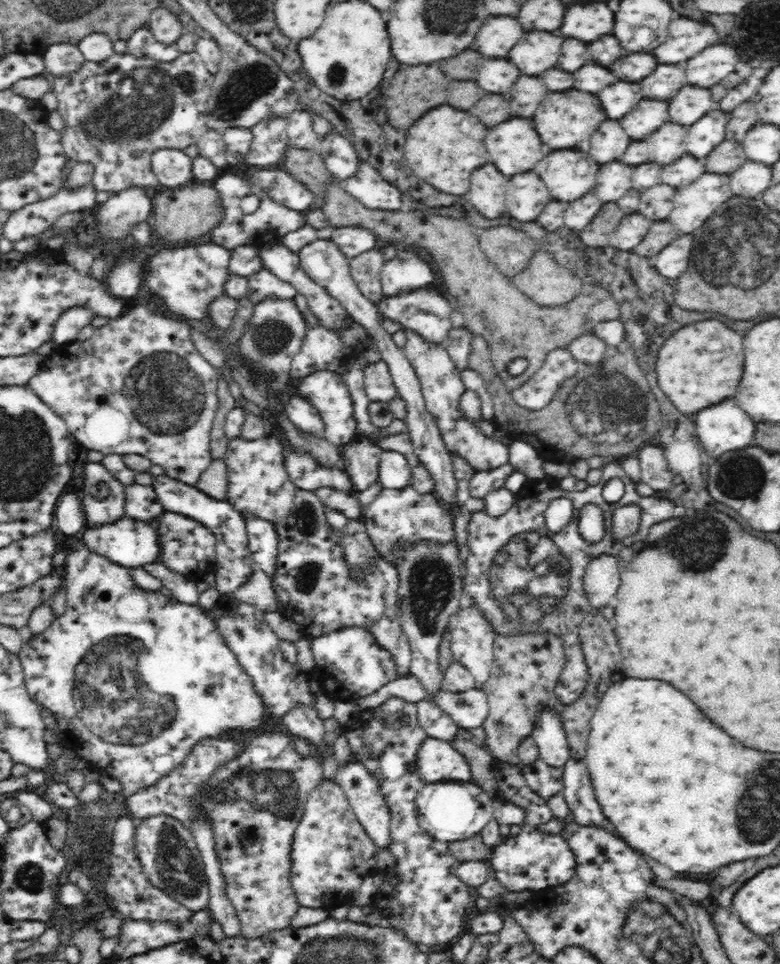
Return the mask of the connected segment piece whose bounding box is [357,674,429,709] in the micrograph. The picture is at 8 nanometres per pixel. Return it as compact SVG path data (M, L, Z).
M408 674L406 677L389 682L385 687L378 689L378 692L374 692L372 696L357 702L357 705L360 709L374 709L390 698L400 698L406 702L417 703L429 697L420 681L414 675Z

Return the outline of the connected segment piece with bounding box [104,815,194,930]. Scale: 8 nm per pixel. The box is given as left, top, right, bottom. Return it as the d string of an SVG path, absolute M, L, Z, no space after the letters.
M130 815L119 817L112 827L112 844L108 850L108 882L105 883L107 894L115 900L115 913L124 920L158 922L159 924L172 924L184 928L192 922L194 912L179 904L166 892L155 887L149 880L140 861L134 853L134 832L139 820L133 819Z

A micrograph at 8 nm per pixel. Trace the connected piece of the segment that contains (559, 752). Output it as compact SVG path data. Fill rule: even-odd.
M544 709L537 716L531 737L539 748L539 758L546 765L563 770L568 759L572 758L566 731L554 711Z

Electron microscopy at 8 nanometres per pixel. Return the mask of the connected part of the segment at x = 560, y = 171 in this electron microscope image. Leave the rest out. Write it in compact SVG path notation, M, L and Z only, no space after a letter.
M556 150L534 166L534 172L546 182L552 198L574 202L596 184L600 164L580 150Z

